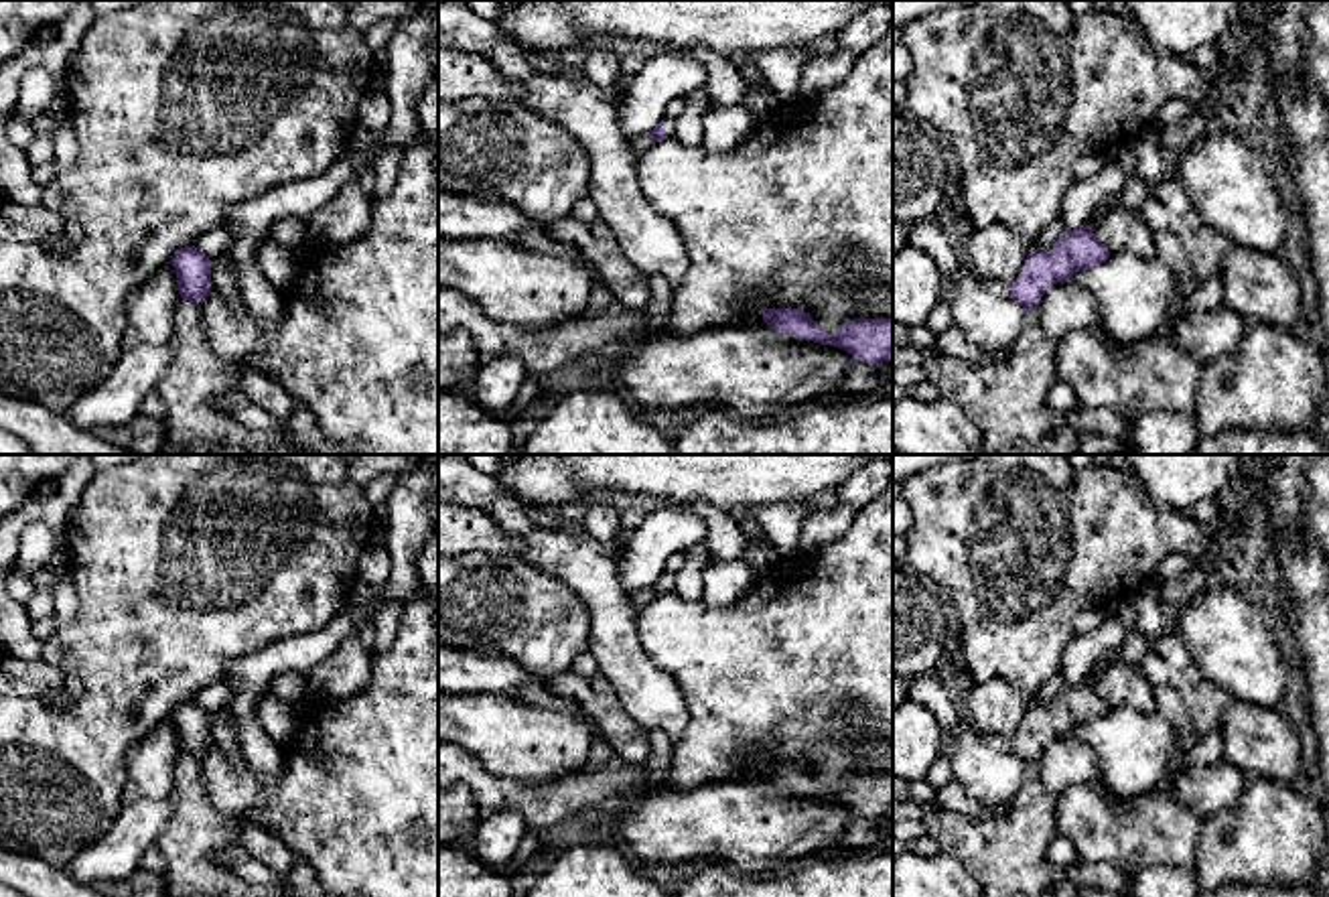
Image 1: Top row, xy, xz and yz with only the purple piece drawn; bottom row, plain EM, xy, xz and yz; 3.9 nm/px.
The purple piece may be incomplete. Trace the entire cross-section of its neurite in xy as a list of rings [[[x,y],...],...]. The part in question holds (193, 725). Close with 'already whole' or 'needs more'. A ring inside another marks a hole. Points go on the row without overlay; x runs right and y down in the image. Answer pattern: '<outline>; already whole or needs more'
[[[195,700],[177,704],[170,718],[177,729],[181,753],[199,759],[211,749],[211,714]]]; already whole

